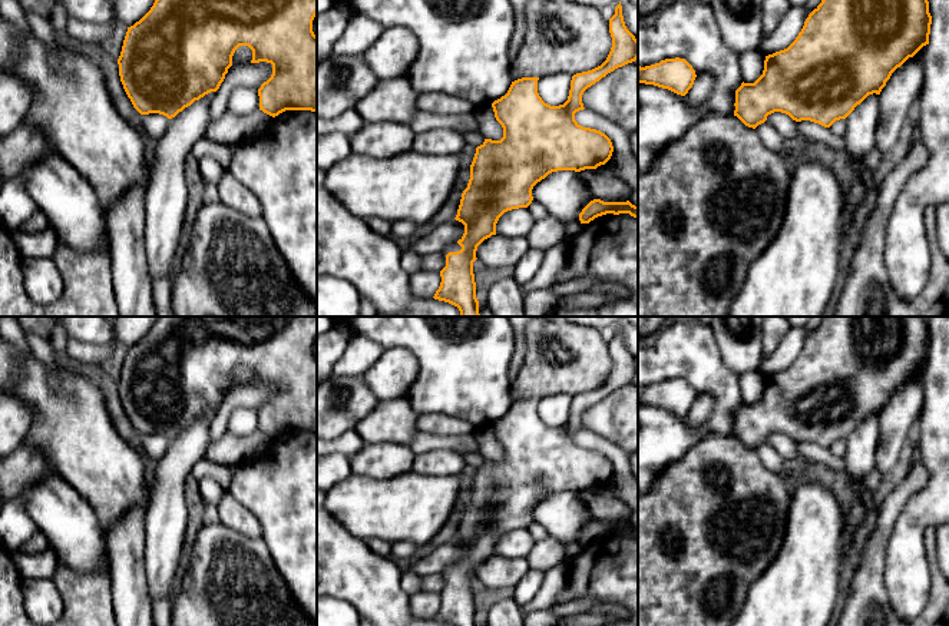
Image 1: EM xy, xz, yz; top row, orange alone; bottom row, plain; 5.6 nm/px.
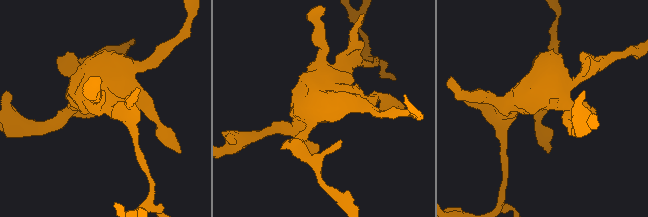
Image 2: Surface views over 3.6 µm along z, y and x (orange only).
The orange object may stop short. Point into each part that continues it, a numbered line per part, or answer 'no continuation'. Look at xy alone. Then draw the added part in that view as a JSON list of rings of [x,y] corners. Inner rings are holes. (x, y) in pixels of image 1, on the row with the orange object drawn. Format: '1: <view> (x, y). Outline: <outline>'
no continuation

